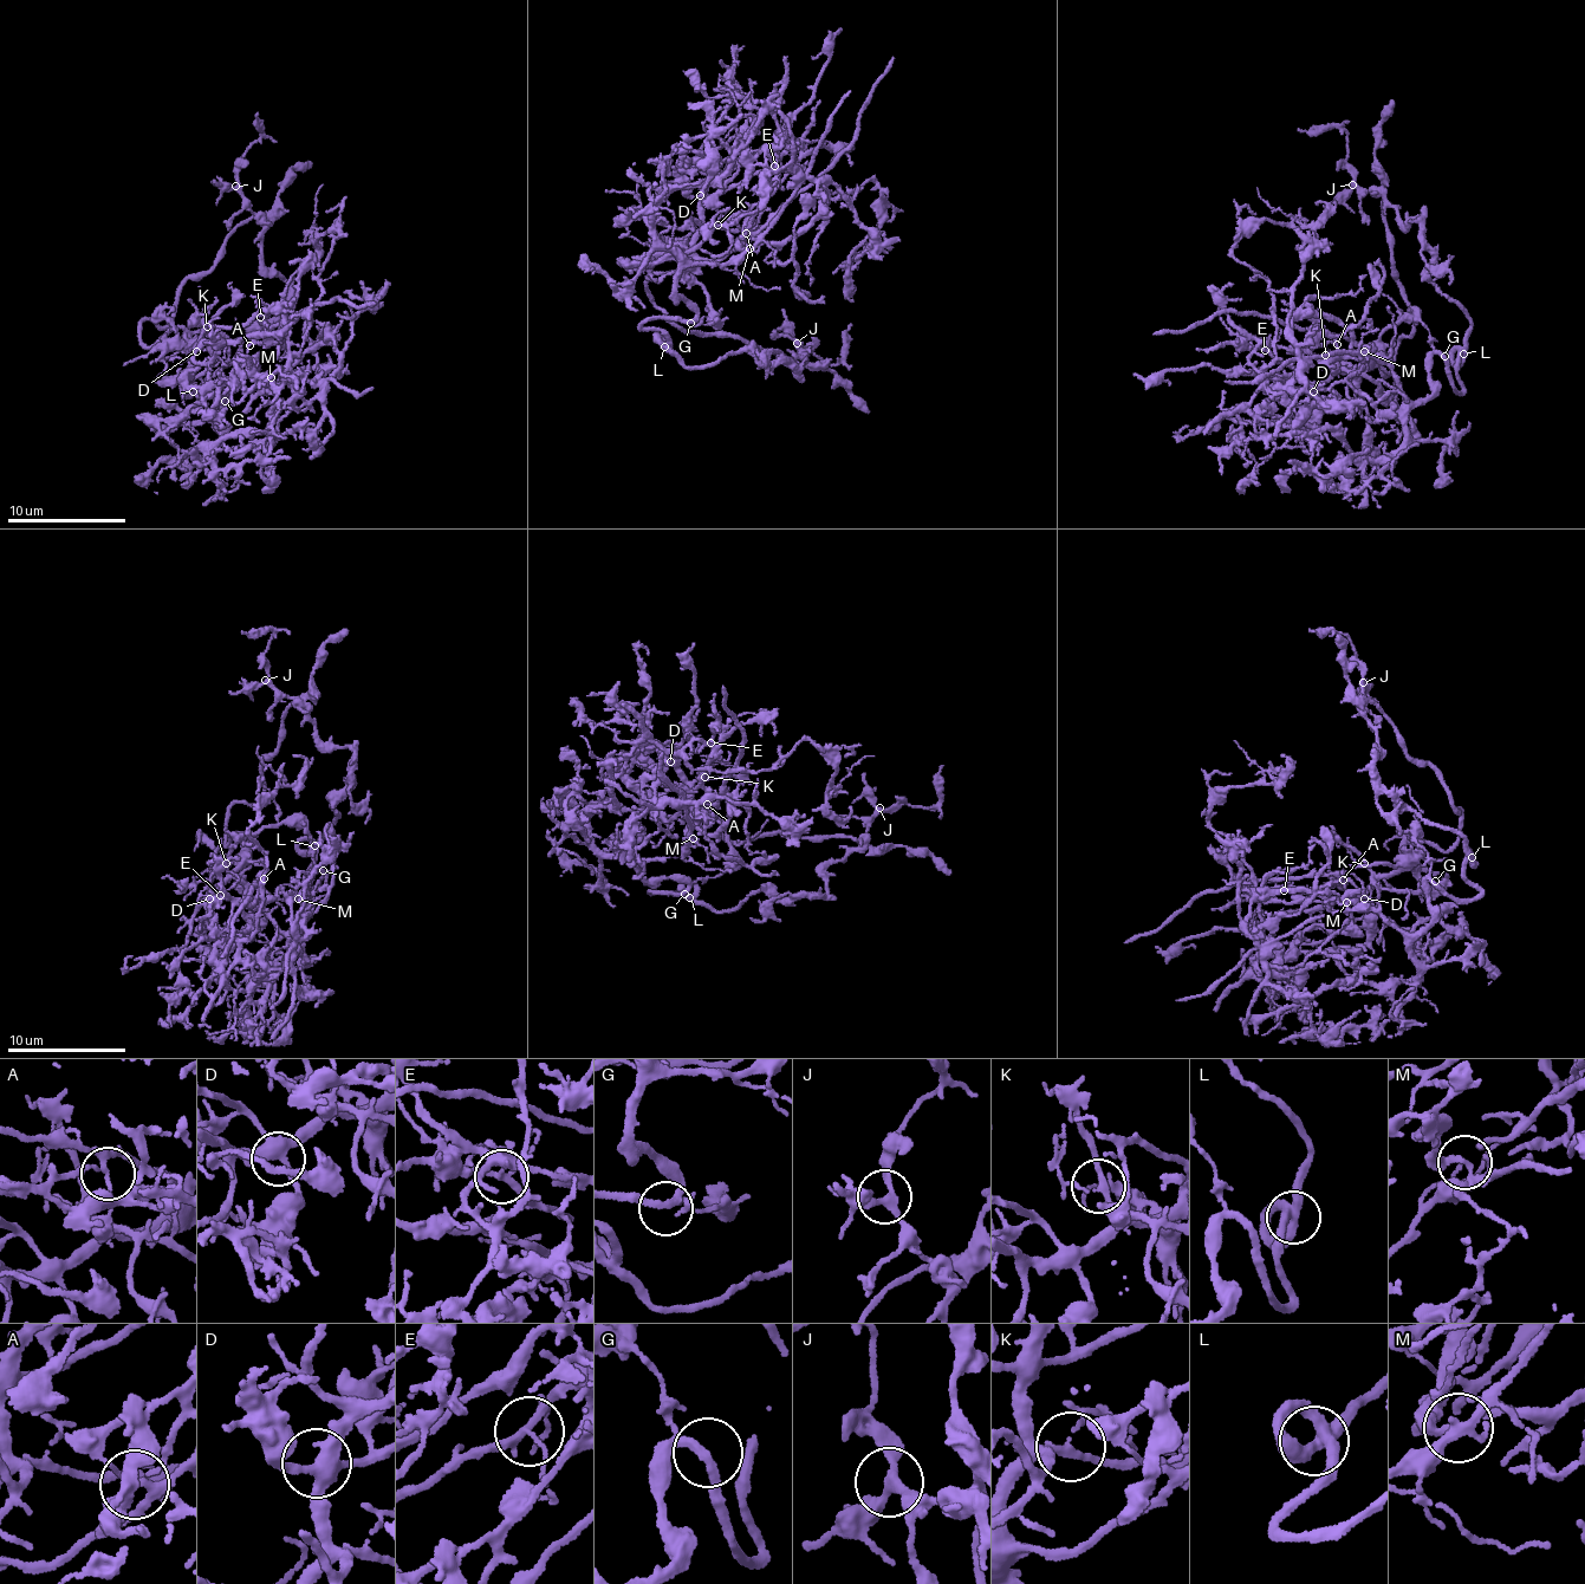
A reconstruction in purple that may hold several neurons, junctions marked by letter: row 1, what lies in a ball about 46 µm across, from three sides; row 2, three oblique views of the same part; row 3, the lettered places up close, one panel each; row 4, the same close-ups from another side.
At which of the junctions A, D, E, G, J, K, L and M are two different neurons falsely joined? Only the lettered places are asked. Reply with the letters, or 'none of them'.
A, M

